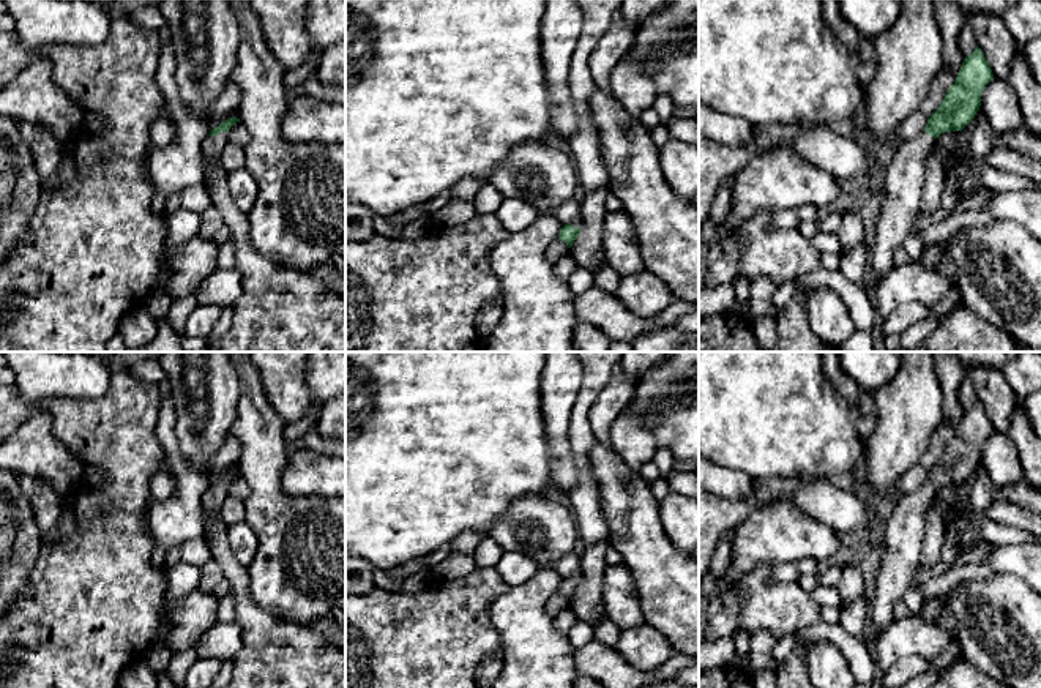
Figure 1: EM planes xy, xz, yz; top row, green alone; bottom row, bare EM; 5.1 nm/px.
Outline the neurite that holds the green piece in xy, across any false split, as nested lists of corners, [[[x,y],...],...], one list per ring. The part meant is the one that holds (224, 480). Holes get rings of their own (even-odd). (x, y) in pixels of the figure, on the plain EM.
[[[235,470],[227,472],[218,481],[213,481],[210,484],[208,491],[202,499],[205,516],[210,516],[213,513],[221,514],[222,502],[227,497],[227,486],[237,475],[240,475],[240,472],[235,472]]]

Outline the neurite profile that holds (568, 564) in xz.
[[[568,552],[560,557],[560,560],[555,565],[555,570],[560,573],[560,576],[569,578],[576,573],[580,573],[580,562],[579,557],[574,552]]]

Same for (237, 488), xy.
[[[237,475],[227,486],[227,495],[243,502],[249,495],[248,483],[240,475]]]

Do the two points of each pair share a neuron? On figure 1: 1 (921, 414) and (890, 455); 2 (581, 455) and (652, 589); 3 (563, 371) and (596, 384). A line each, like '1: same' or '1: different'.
1: same
2: different
3: different

